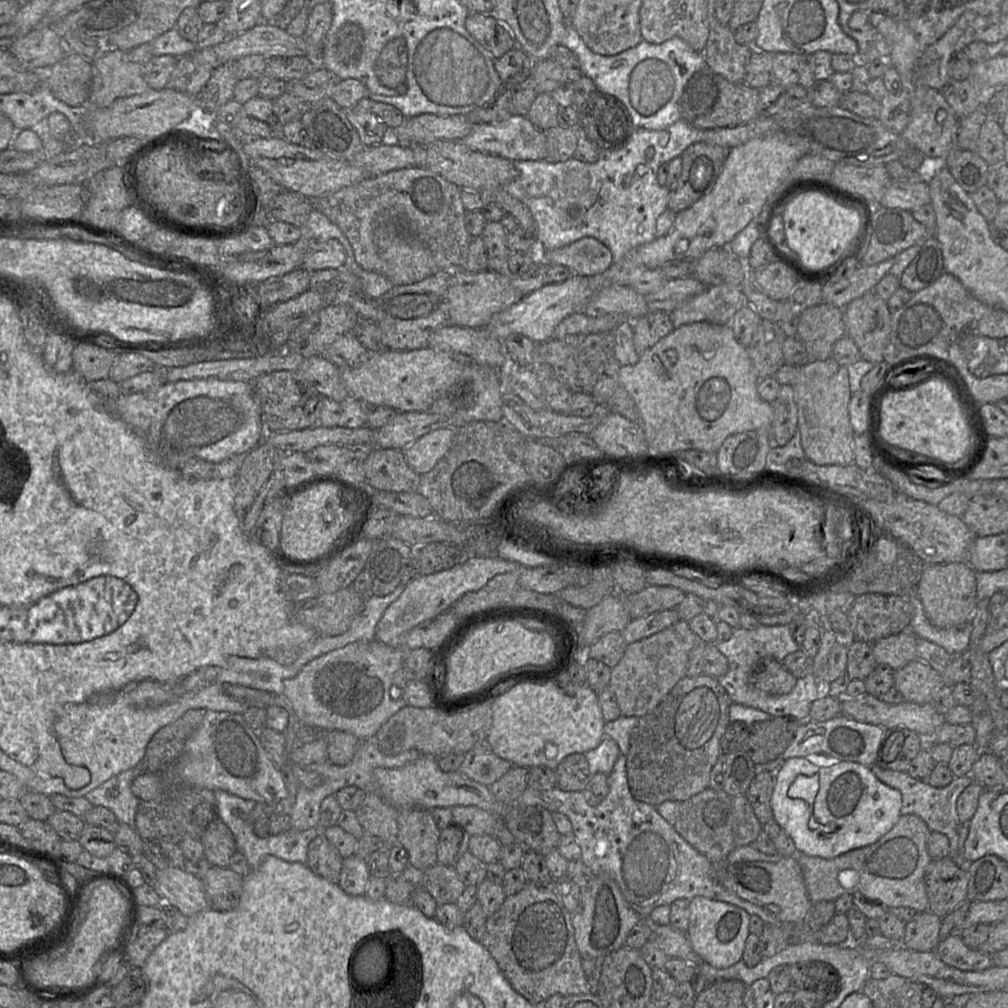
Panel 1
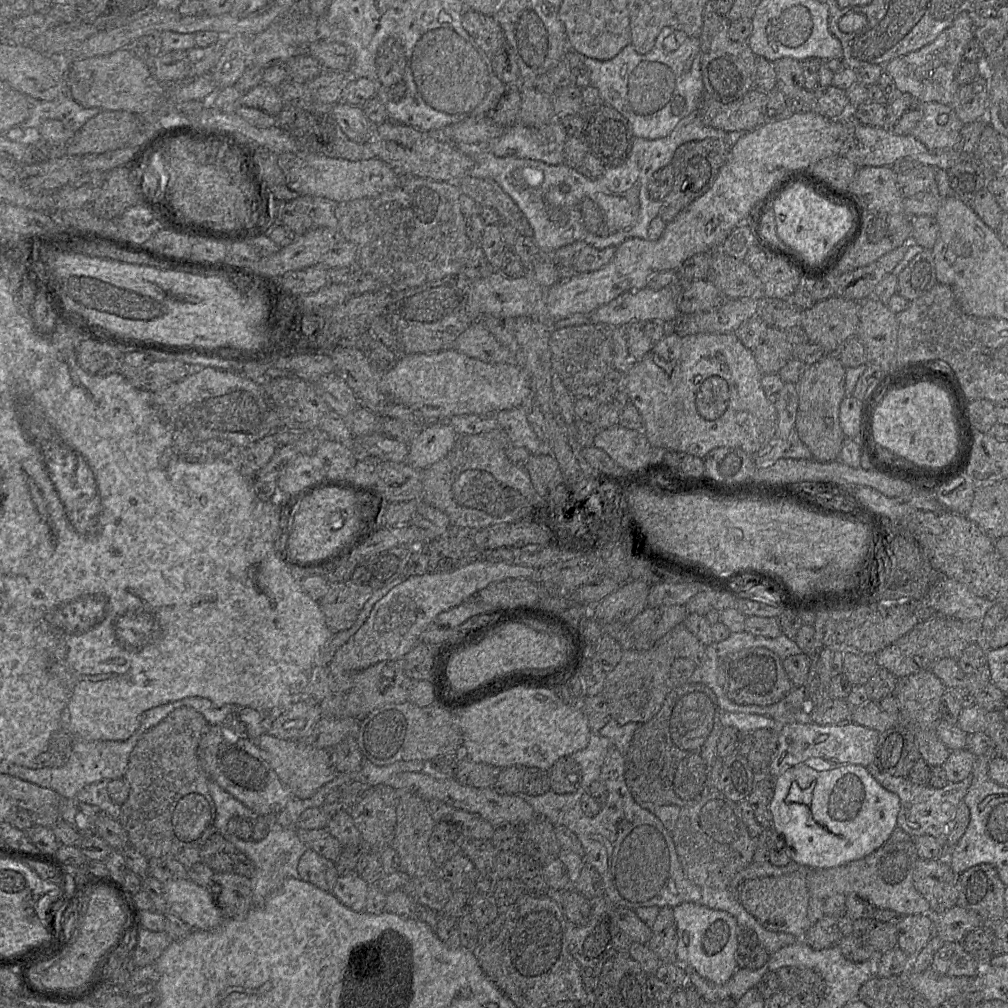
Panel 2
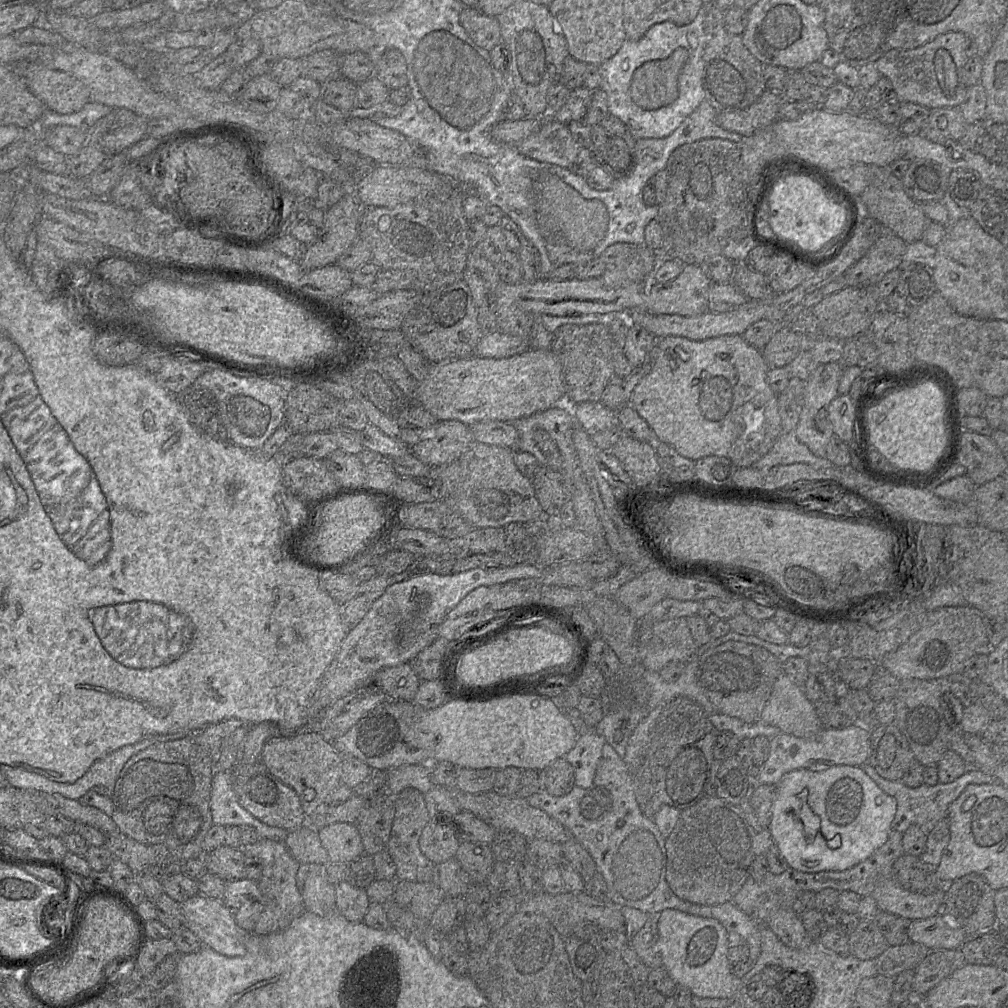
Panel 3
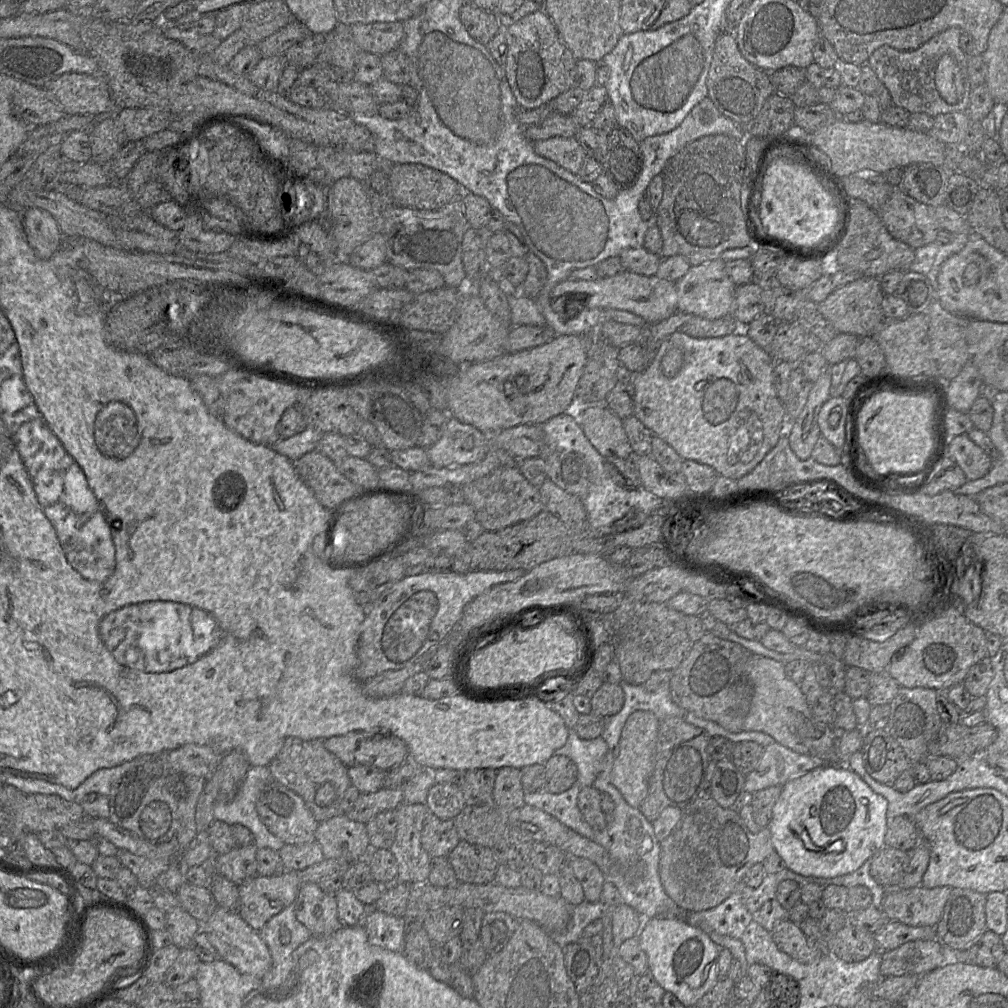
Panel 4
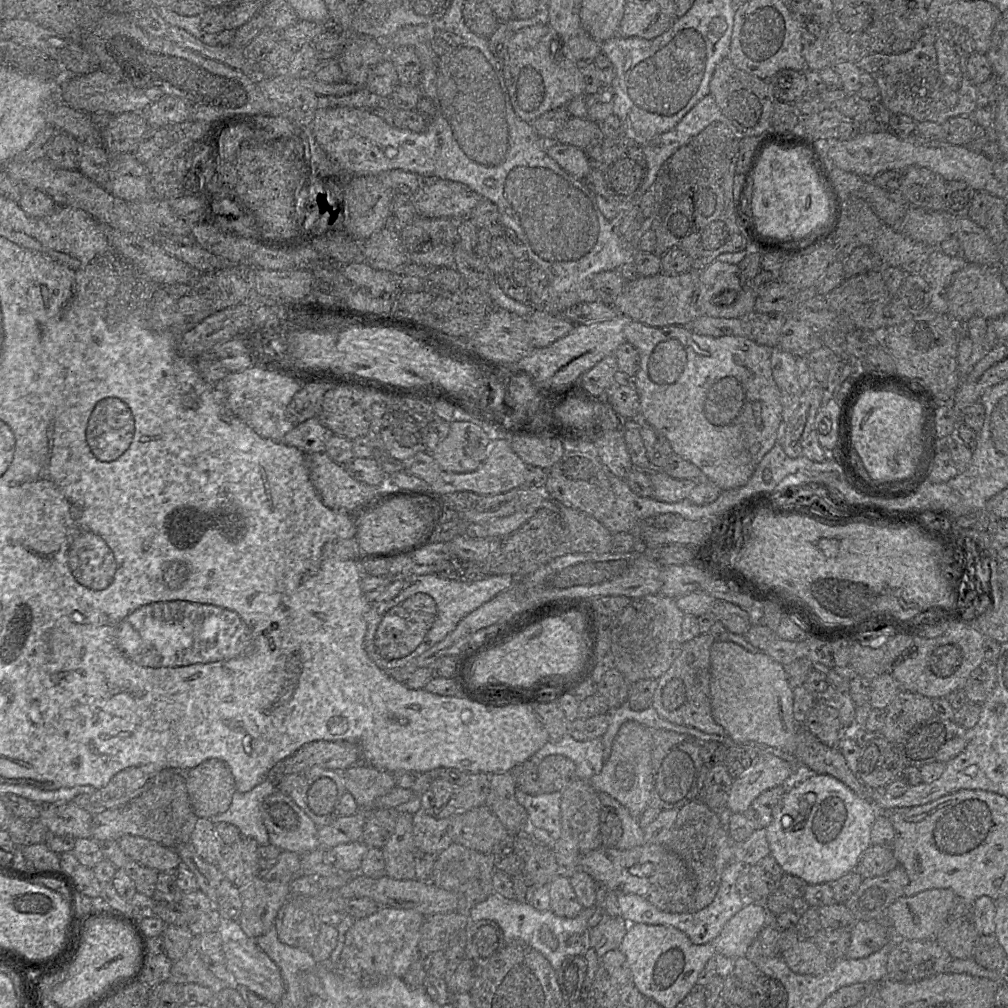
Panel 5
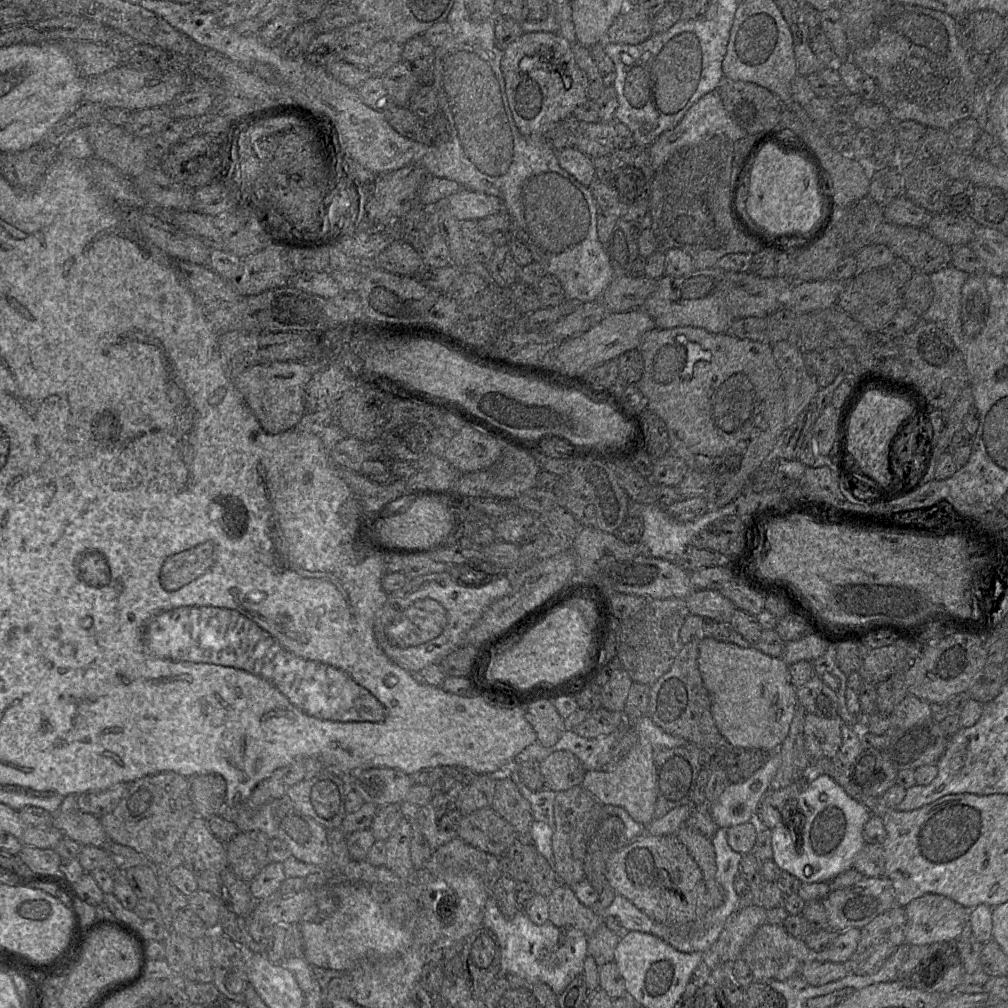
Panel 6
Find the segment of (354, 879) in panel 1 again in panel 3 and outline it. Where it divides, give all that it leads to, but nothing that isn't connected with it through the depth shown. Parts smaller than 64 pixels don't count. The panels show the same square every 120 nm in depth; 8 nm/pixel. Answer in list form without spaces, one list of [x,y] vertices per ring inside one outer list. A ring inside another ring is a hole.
[[[344,881],[335,886],[336,912],[351,922],[362,922],[370,905],[366,890]]]

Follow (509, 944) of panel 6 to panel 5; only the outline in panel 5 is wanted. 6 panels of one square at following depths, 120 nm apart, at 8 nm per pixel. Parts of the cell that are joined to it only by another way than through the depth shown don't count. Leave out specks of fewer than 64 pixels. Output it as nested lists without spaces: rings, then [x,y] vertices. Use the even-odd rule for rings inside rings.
[[[495,893],[485,901],[474,904],[468,911],[471,922],[483,919],[493,920],[501,927],[505,943],[524,942],[540,952],[557,973],[562,962],[573,955],[585,955],[589,949],[588,921],[594,908],[584,908],[574,918],[560,917],[552,910],[538,911],[532,904],[506,899]]]

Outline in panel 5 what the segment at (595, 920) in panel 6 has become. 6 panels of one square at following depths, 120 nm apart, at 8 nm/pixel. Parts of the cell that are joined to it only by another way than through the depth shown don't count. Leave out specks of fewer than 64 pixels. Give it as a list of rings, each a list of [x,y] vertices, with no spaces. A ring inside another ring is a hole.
[[[557,875],[549,884],[549,894],[550,910],[560,917],[574,918],[584,909],[568,877]]]

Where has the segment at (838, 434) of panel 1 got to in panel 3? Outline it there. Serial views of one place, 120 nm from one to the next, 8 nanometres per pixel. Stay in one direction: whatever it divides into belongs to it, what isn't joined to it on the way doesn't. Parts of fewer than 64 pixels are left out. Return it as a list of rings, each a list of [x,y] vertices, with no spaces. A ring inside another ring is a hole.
[[[841,362],[819,364],[815,371],[805,381],[805,402],[795,433],[800,442],[805,444],[813,454],[825,457],[826,448],[834,435],[833,427],[828,416],[828,407],[838,394],[838,386],[844,367]]]

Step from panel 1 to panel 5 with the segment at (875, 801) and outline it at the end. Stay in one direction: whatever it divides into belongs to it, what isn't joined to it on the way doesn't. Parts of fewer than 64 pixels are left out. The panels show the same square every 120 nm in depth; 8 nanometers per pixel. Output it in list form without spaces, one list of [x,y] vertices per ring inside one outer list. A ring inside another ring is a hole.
[[[809,774],[787,792],[773,809],[773,819],[765,828],[770,855],[785,874],[799,877],[809,885],[832,884],[855,871],[861,855],[871,843],[871,828],[878,810],[869,800],[855,794],[844,783],[826,774]]]

